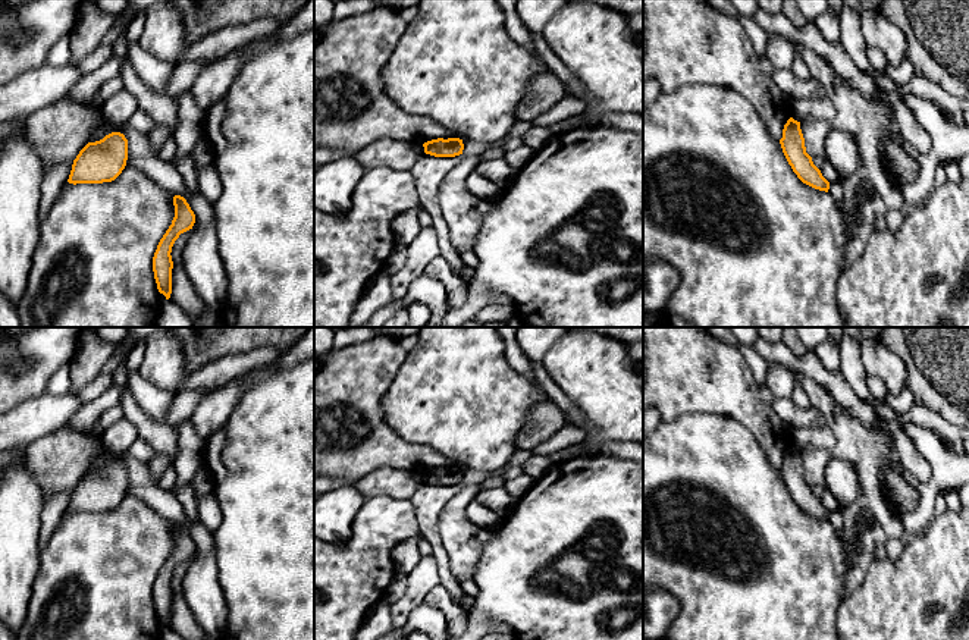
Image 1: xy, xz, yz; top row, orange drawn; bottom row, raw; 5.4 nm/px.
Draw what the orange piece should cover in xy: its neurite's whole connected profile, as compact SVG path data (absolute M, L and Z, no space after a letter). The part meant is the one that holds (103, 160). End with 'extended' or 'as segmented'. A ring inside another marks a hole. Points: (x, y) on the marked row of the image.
M112 132L103 139L88 142L76 156L69 183L103 183L115 181L126 166L128 139Z; as segmented

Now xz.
M438 138L423 144L424 153L435 157L455 157L462 154L464 144L460 138Z; as segmented

